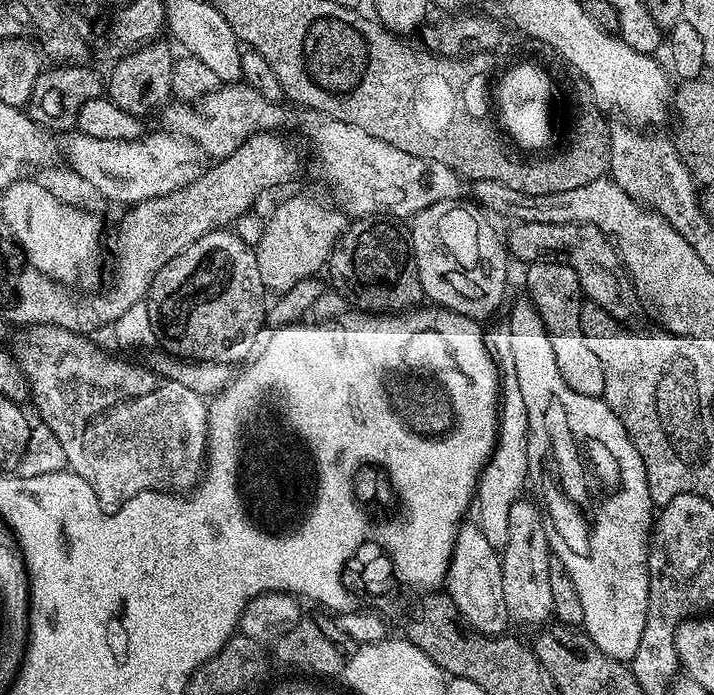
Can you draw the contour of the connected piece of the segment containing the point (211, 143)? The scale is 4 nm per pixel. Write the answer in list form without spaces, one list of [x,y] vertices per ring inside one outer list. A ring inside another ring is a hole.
[[[228,82],[213,92],[192,102],[172,102],[163,109],[162,117],[177,136],[193,140],[208,158],[223,158],[234,154],[243,140],[249,140],[255,132],[276,132],[284,124],[281,105],[268,100],[258,90],[243,82]]]

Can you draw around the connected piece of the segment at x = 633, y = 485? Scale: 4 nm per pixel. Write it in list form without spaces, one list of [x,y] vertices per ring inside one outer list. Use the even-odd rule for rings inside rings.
[[[523,299],[509,310],[506,331],[507,355],[517,375],[528,415],[527,450],[536,450],[538,446],[540,450],[548,450],[550,440],[566,438],[561,436],[566,434],[566,428],[570,438],[598,438],[594,444],[596,472],[608,486],[614,486],[614,492],[606,490],[606,494],[612,498],[610,504],[614,504],[608,508],[616,508],[618,518],[610,518],[606,528],[598,528],[596,542],[600,544],[600,554],[592,552],[586,558],[570,558],[568,562],[572,568],[568,574],[581,600],[583,631],[607,656],[628,662],[638,650],[648,613],[648,545],[654,523],[654,505],[644,463],[628,431],[601,397],[578,394],[578,390],[566,386],[546,326],[531,299]]]

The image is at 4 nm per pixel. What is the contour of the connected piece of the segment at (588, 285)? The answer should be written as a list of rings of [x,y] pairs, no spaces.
[[[516,222],[511,225],[508,236],[506,232],[506,247],[513,257],[516,256],[523,262],[531,262],[537,258],[556,260],[560,264],[570,266],[574,274],[578,274],[581,289],[586,293],[591,303],[604,309],[613,321],[628,320],[632,316],[632,303],[637,303],[638,297],[632,286],[631,276],[626,274],[626,269],[620,263],[620,253],[616,251],[615,243],[605,236],[604,231],[593,224],[547,224],[546,222]]]

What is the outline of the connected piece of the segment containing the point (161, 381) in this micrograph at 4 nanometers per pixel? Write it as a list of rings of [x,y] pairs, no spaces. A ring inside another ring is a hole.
[[[53,324],[28,326],[21,332],[24,333],[16,340],[14,355],[25,372],[31,399],[36,400],[39,419],[58,434],[71,471],[77,472],[92,487],[100,505],[115,510],[143,492],[176,492],[191,489],[197,483],[205,463],[205,397],[194,394],[194,390],[186,390],[182,382],[157,376],[147,366],[139,368],[107,356],[88,341],[91,339],[87,335],[79,332]]]

